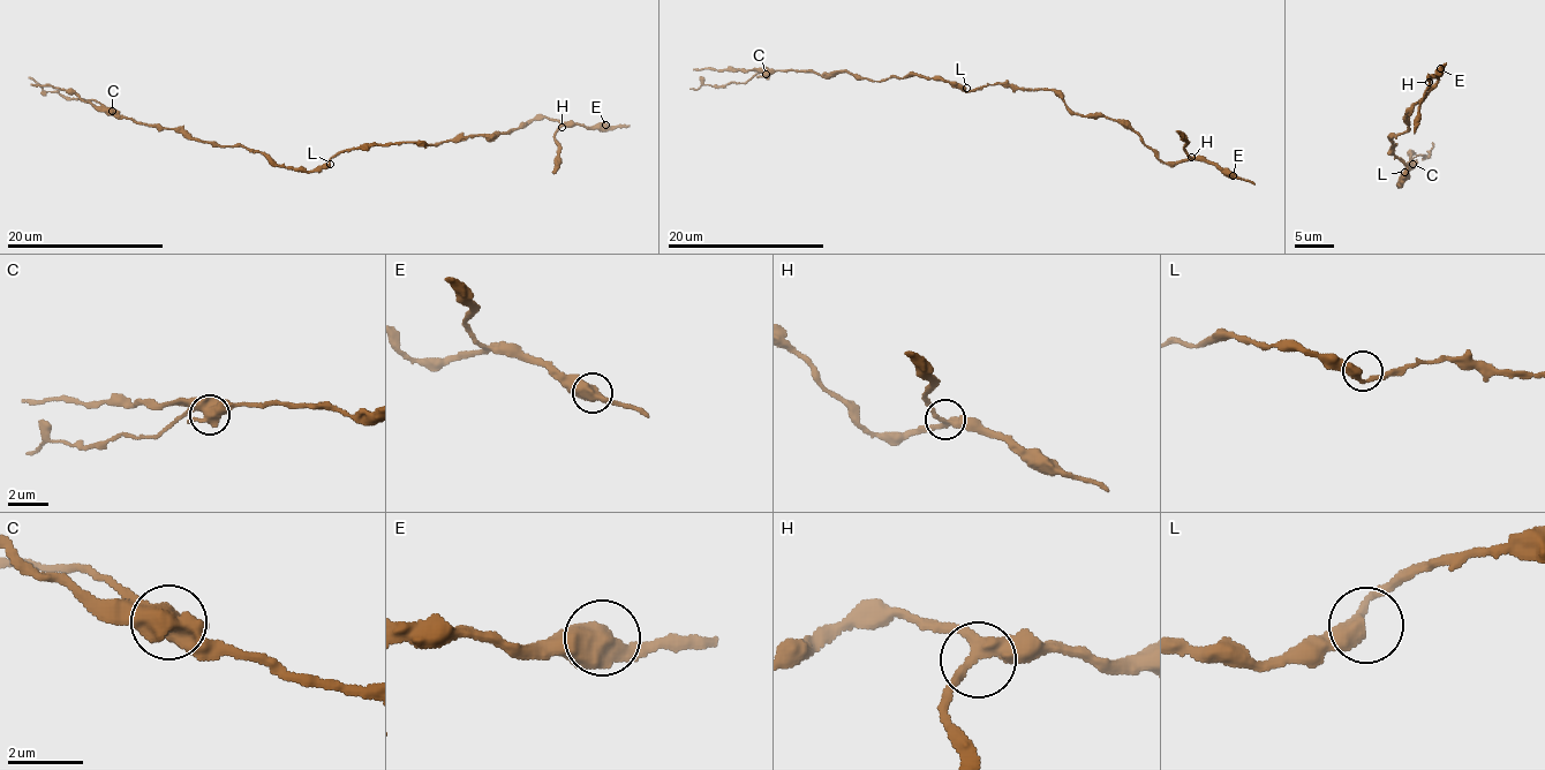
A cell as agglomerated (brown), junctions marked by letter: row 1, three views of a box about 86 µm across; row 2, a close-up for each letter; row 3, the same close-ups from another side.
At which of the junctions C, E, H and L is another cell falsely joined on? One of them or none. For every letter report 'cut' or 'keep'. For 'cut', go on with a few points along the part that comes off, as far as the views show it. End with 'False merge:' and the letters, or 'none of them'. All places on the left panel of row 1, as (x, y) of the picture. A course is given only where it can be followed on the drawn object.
C: cut; course (112, 112), (91, 99), (65, 99), (57, 91), (45, 92), (28, 77)
E: keep
H: keep
L: keep
False merge: C

